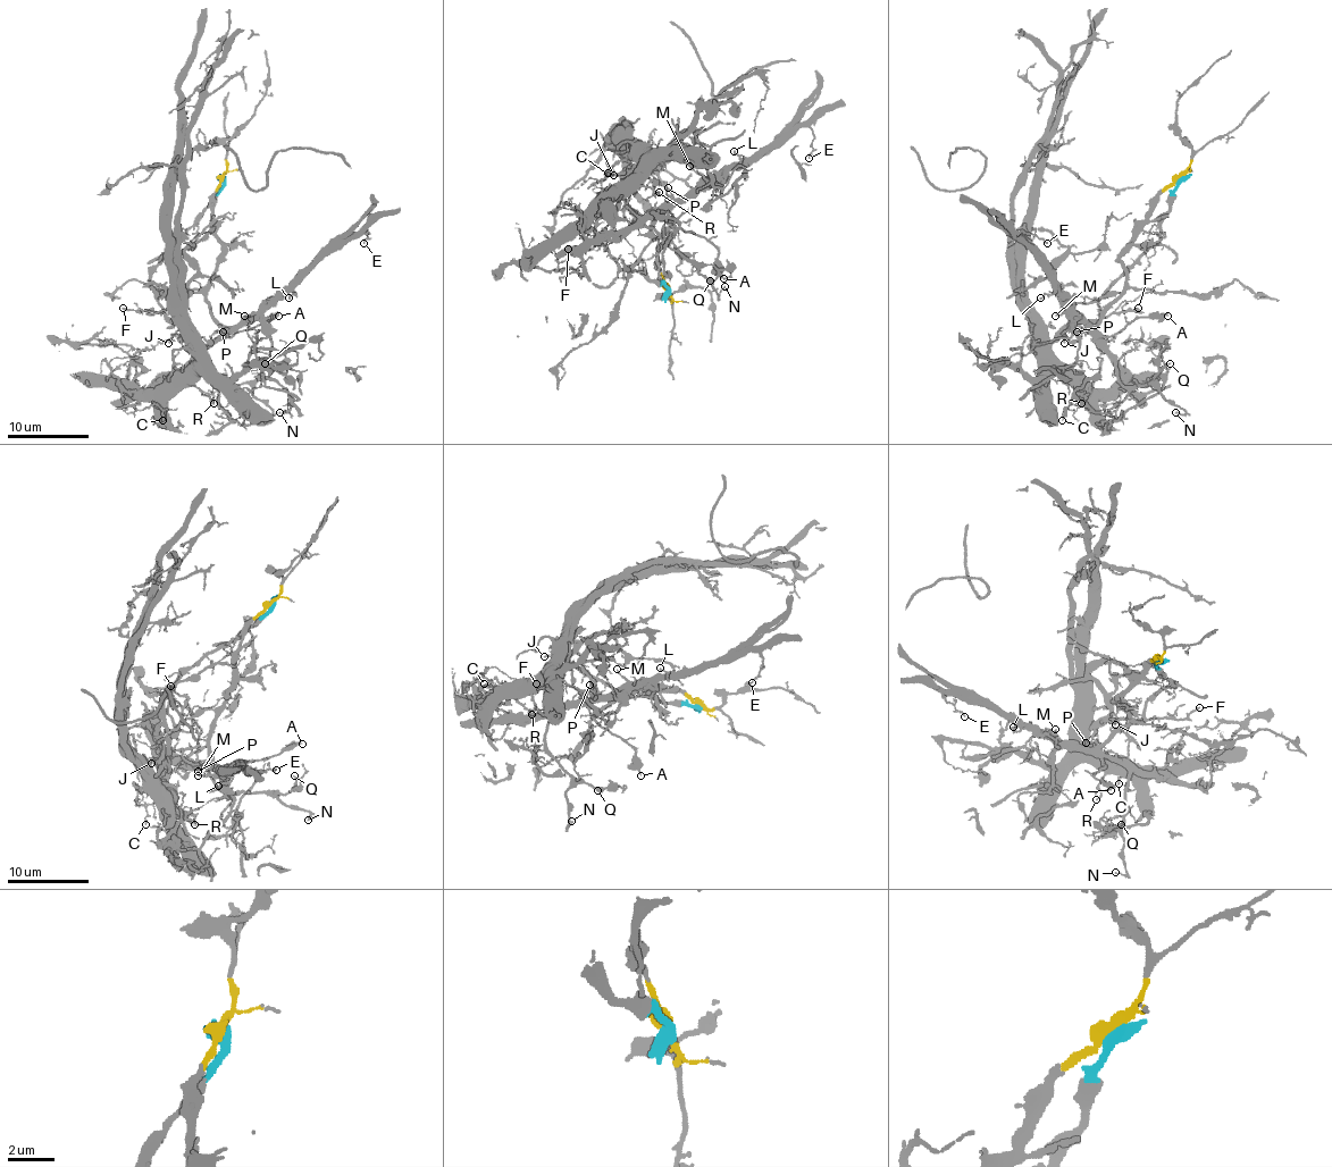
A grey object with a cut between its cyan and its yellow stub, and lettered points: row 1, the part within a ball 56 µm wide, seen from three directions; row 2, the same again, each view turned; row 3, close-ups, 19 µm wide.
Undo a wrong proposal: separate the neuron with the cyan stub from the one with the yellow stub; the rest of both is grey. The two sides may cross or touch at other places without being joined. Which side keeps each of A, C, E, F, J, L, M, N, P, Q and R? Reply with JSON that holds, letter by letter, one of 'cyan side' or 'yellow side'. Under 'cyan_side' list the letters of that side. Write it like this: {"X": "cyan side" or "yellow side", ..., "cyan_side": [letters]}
{"A": "yellow side", "C": "cyan side", "E": "yellow side", "F": "cyan side", "J": "cyan side", "L": "yellow side", "M": "yellow side", "N": "yellow side", "P": "yellow side", "Q": "yellow side", "R": "cyan side", "cyan_side": ["C", "F", "J", "R"]}

